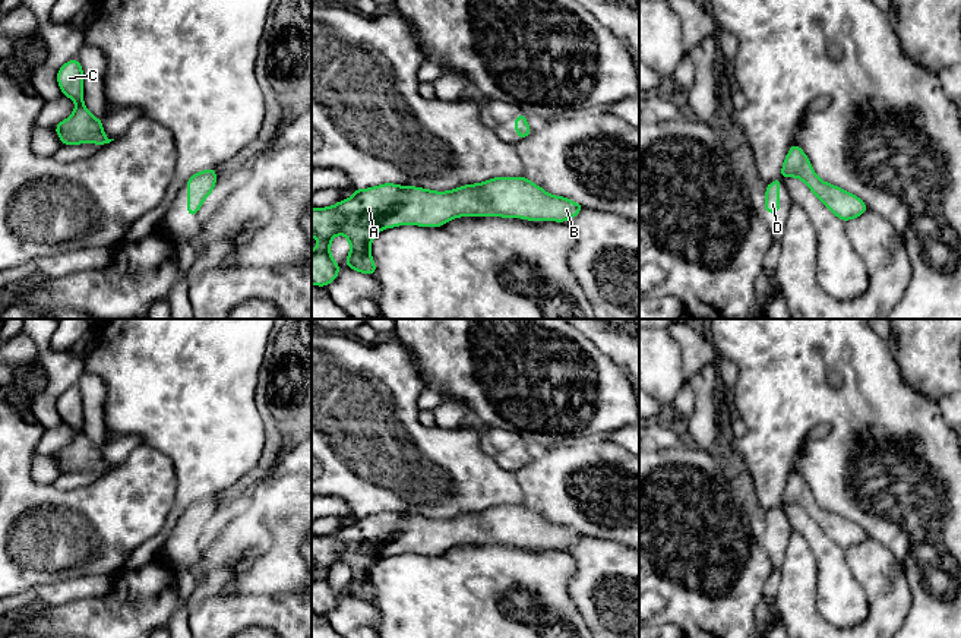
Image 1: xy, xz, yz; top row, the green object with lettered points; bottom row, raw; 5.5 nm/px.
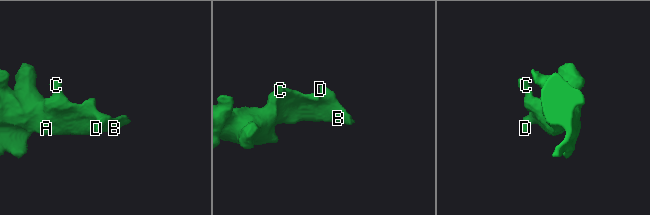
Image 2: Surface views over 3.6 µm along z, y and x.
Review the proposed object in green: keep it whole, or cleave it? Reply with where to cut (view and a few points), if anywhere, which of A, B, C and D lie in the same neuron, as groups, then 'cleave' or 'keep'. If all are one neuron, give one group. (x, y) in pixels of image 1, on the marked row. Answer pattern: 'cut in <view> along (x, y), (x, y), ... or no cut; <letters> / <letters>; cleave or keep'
no cut; A B C D; keep

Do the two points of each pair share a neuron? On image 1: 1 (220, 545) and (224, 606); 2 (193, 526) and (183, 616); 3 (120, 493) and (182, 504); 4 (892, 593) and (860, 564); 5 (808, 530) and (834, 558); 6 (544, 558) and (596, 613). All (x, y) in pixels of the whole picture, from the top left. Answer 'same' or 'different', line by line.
1: different
2: same
3: different
4: same
5: same
6: different

